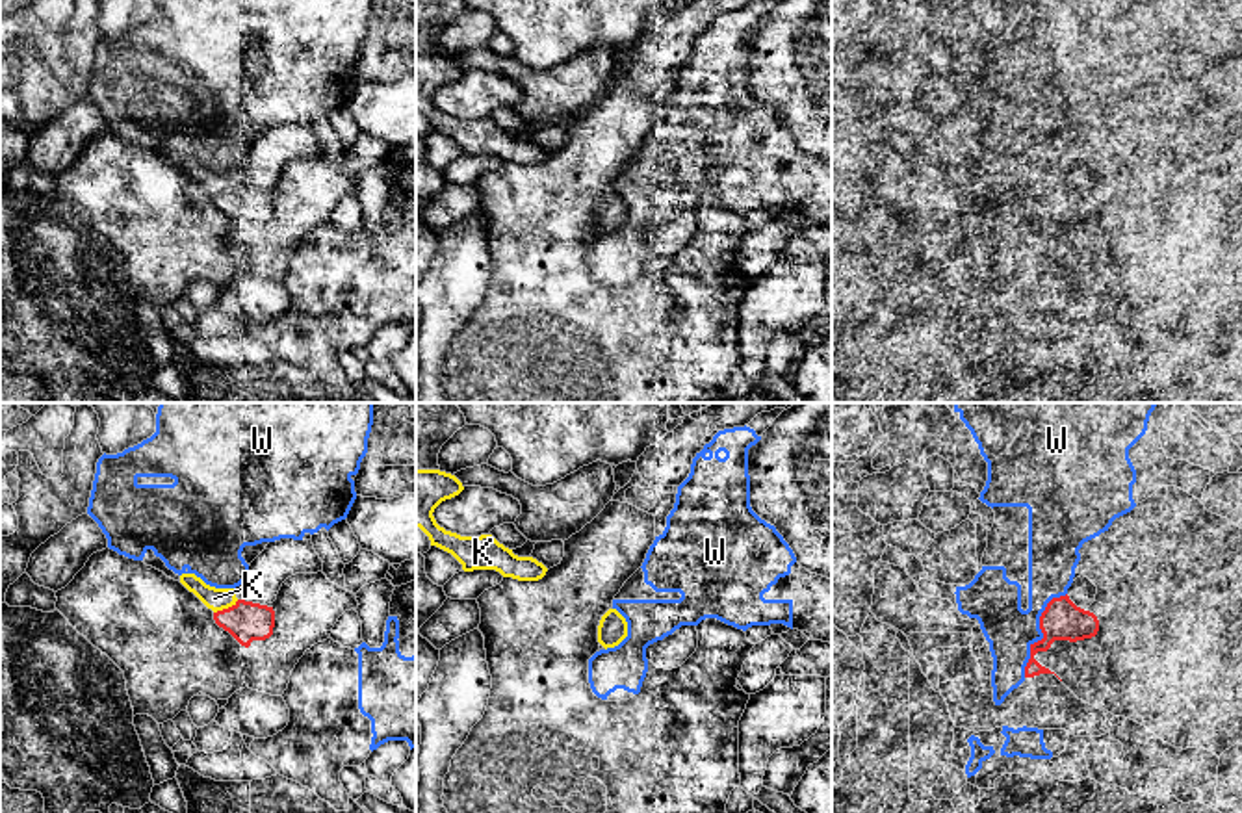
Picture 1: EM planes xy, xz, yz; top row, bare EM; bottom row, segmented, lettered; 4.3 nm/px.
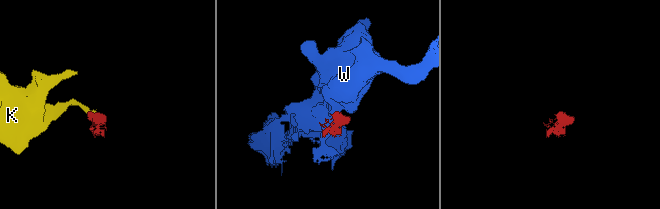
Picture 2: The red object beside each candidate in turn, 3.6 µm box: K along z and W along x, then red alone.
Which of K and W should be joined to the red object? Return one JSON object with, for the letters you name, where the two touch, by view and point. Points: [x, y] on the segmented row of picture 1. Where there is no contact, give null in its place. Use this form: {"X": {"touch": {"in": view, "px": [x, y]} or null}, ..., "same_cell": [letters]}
{"same_cell": []}

